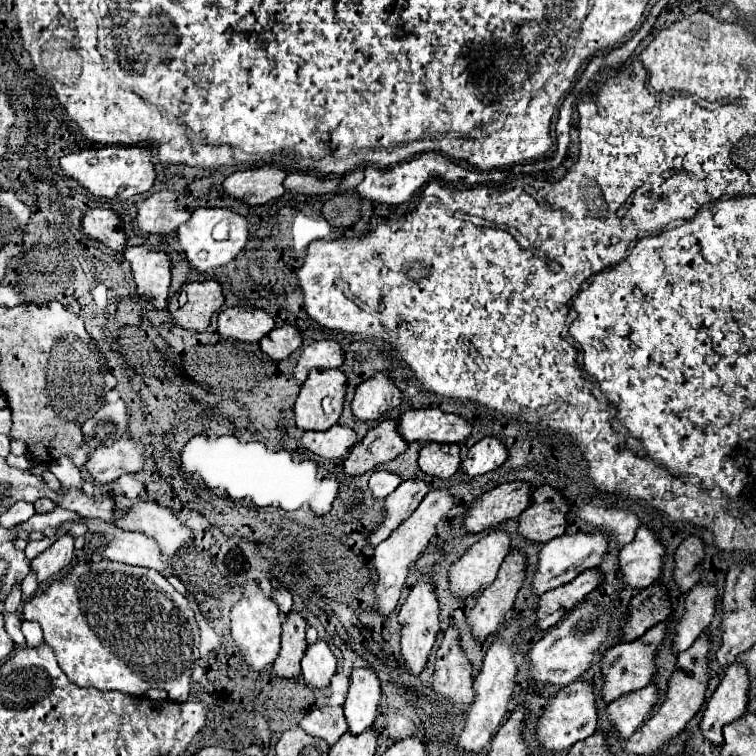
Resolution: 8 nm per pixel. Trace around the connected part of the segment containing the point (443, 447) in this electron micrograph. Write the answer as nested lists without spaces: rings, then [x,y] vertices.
[[[427,444],[419,452],[419,468],[437,478],[451,478],[461,464],[459,444]]]

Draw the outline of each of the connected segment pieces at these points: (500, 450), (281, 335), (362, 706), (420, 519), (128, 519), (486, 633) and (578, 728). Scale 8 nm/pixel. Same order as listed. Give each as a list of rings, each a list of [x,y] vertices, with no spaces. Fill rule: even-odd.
[[[483,438],[469,448],[461,468],[467,476],[479,476],[499,468],[507,460],[507,448],[497,438]]]
[[[283,324],[273,328],[265,338],[261,338],[261,350],[273,358],[273,360],[283,360],[289,358],[299,346],[301,346],[303,338],[297,326],[291,324]]]
[[[369,668],[353,670],[351,686],[343,706],[349,730],[353,734],[361,734],[373,724],[379,698],[381,698],[381,682],[377,674]]]
[[[431,490],[423,498],[423,502],[415,510],[415,514],[411,514],[405,522],[401,522],[401,526],[397,526],[397,530],[393,530],[393,534],[389,534],[389,538],[375,548],[373,564],[379,574],[379,582],[377,582],[375,590],[377,590],[377,598],[383,598],[383,610],[397,608],[401,588],[407,580],[407,572],[409,572],[411,562],[415,562],[419,558],[419,554],[429,546],[431,538],[435,536],[435,526],[439,524],[441,518],[447,516],[447,512],[451,510],[453,504],[455,504],[455,496],[451,496],[447,490]]]
[[[117,496],[117,526],[129,532],[141,532],[157,540],[161,552],[165,556],[177,554],[181,548],[193,542],[193,532],[185,524],[177,522],[177,516],[151,502],[129,500],[125,496]]]
[[[513,548],[513,550],[509,552],[509,556],[503,560],[503,564],[501,564],[501,568],[499,568],[499,574],[497,574],[497,580],[495,580],[489,588],[485,588],[485,592],[479,596],[475,608],[473,608],[473,610],[469,612],[469,616],[467,616],[467,622],[469,622],[469,626],[471,626],[471,630],[473,630],[473,634],[475,634],[477,640],[485,642],[485,640],[487,640],[491,634],[495,634],[495,632],[499,630],[499,626],[505,622],[505,616],[507,616],[507,612],[513,608],[515,596],[517,596],[517,592],[519,592],[521,586],[523,586],[525,566],[527,566],[527,556],[525,556],[521,550]]]
[[[573,682],[559,690],[559,694],[545,706],[543,718],[537,724],[537,736],[543,750],[569,750],[575,742],[589,738],[599,726],[597,704],[595,704],[595,686],[591,682]]]

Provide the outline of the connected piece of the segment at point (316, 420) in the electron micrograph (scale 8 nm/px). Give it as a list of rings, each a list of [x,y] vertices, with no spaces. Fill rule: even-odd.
[[[311,370],[295,402],[297,426],[301,430],[329,430],[343,412],[345,390],[347,374],[343,370]],[[325,396],[333,396],[333,414],[325,414],[321,408]]]

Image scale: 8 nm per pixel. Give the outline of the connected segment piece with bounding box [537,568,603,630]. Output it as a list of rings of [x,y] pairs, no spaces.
[[[593,568],[593,570],[585,570],[569,584],[545,592],[537,604],[537,628],[547,630],[555,626],[601,582],[603,582],[603,572],[599,568]]]

